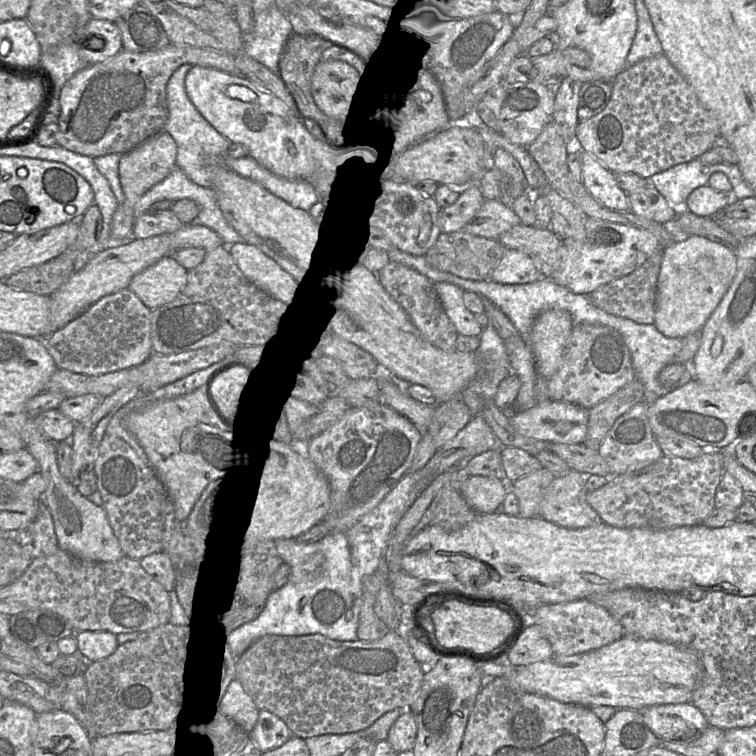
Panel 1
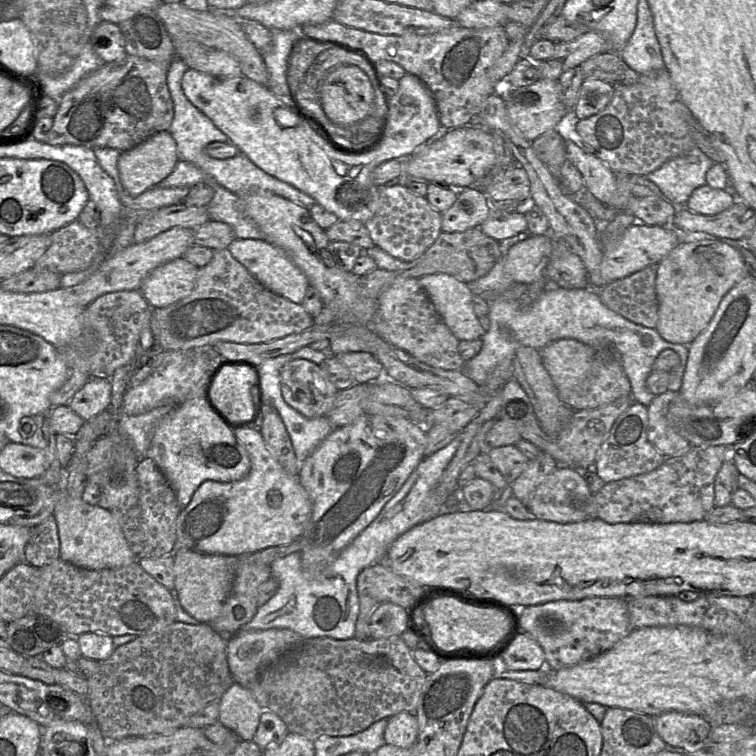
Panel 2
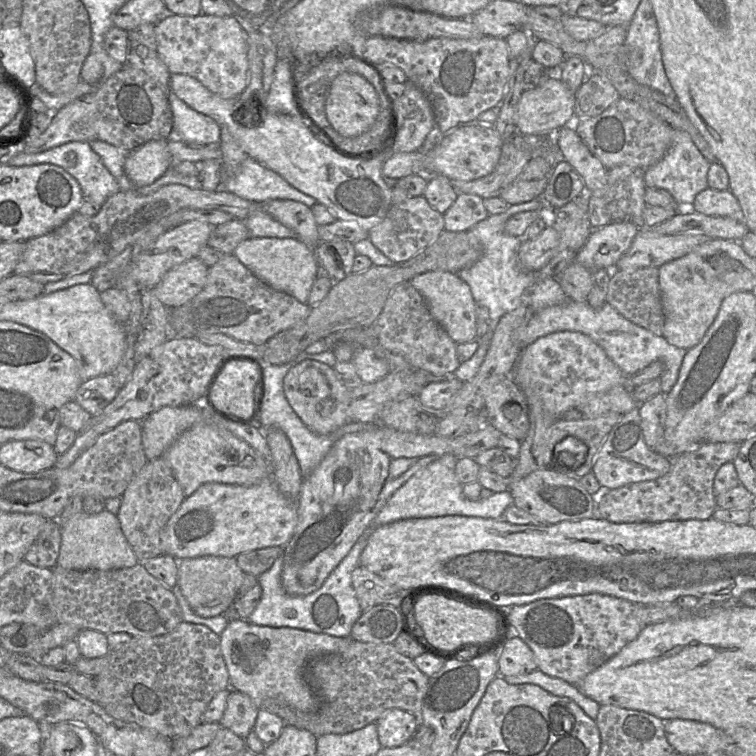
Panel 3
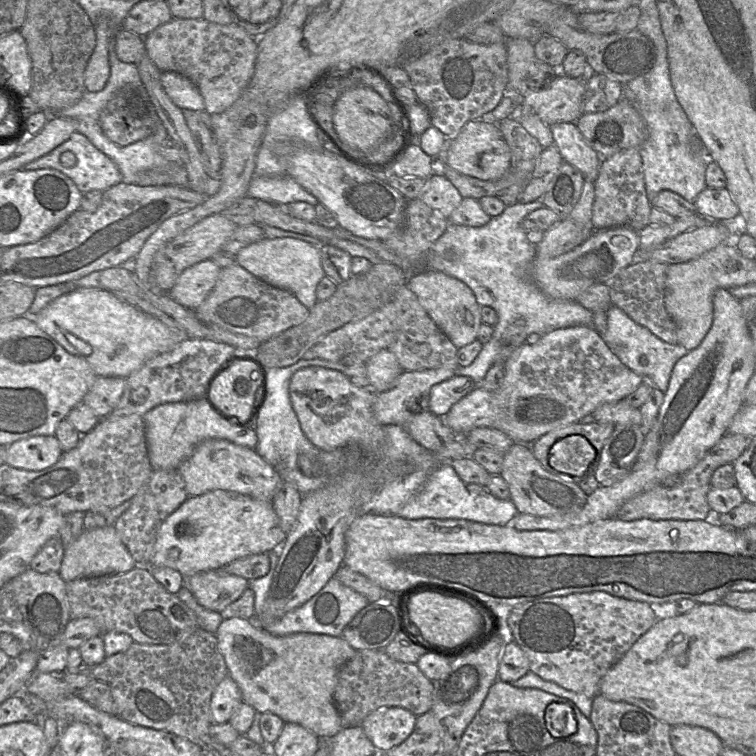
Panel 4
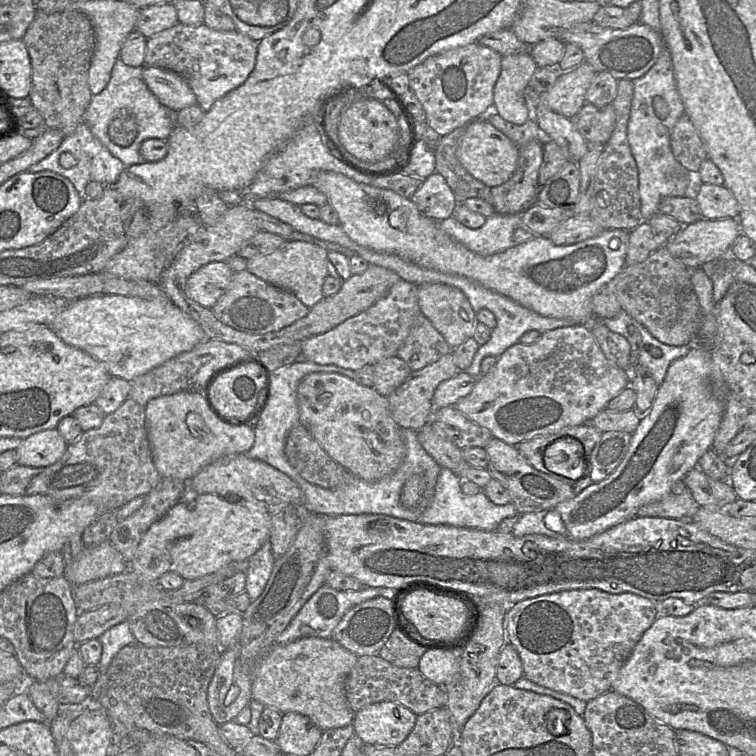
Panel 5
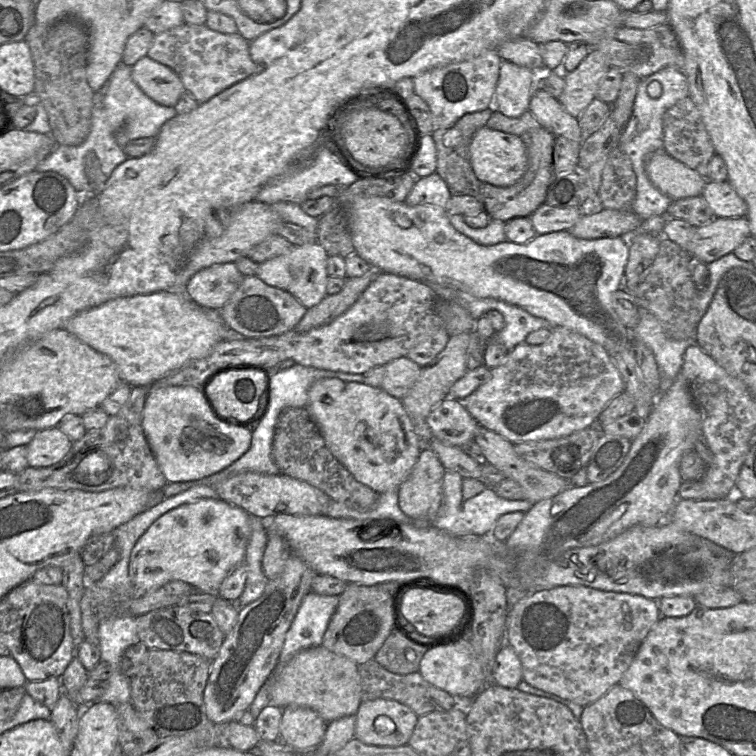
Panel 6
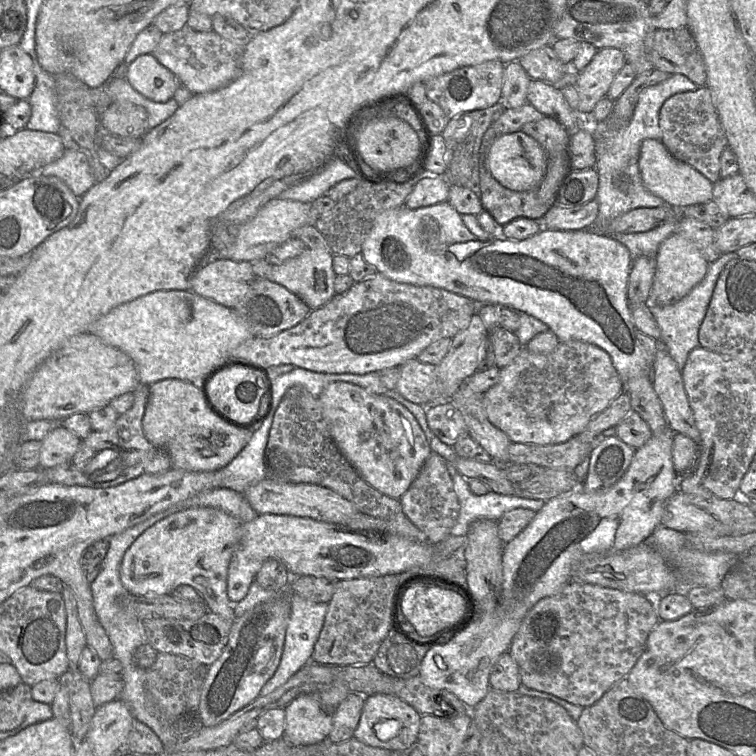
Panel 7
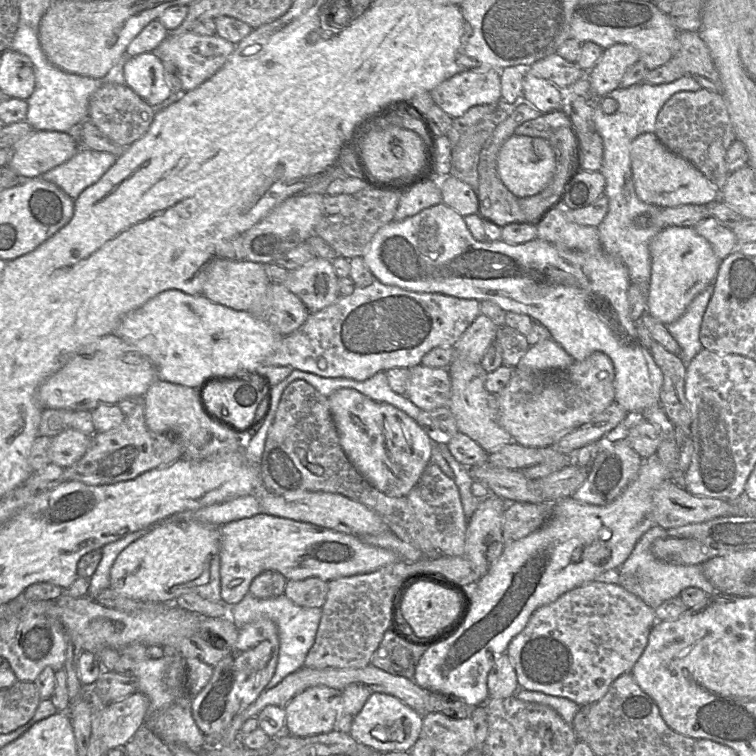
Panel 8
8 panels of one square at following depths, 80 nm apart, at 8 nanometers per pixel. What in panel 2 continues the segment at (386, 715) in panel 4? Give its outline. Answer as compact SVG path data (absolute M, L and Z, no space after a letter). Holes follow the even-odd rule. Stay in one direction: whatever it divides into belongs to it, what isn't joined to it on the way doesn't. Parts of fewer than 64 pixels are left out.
M400 712L390 718L384 730L386 744L400 748L415 745L418 738L418 721L414 713Z

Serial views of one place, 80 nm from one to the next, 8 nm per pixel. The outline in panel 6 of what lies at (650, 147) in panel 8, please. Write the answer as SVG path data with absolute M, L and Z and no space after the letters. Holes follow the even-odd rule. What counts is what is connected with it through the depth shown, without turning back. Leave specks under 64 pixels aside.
M665 149L652 153L645 164L651 183L672 201L701 196L707 180L670 156Z

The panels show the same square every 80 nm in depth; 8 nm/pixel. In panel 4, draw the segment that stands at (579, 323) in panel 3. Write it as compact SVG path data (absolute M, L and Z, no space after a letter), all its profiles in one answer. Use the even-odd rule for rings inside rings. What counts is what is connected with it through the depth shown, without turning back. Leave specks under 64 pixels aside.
M611 305L606 311L606 331L601 338L611 352L630 370L641 375L645 381L666 392L675 363L688 352L682 345L662 341L646 327L635 323L625 312Z

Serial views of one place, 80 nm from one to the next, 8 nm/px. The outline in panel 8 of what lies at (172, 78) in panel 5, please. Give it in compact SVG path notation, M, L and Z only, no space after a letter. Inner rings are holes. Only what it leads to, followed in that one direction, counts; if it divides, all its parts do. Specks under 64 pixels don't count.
M145 52L128 58L124 65L126 85L150 106L168 99L172 90L165 79L162 60L156 52Z

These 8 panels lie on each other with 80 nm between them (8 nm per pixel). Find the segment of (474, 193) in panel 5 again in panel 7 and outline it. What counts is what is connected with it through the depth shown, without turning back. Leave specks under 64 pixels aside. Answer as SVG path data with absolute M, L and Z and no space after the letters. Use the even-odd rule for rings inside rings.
M499 102L489 108L461 113L452 118L441 133L446 145L444 178L449 185L470 189L481 200L479 165L482 139L488 128L503 114L507 108Z

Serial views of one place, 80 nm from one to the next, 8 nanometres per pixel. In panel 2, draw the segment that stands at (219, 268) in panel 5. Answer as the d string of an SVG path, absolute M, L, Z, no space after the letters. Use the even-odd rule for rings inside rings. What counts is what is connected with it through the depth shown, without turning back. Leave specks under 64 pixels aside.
M184 258L174 259L154 269L140 292L153 309L167 307L192 292L197 272L198 268Z

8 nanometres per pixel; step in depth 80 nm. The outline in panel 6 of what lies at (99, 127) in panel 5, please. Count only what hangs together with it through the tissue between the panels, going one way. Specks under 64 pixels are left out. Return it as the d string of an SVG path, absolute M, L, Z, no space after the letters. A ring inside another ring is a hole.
M121 62L109 77L109 86L103 100L106 117L118 145L123 147L131 140L144 137L155 137L161 127L177 115L175 107L163 106L149 98L133 81L132 66Z

